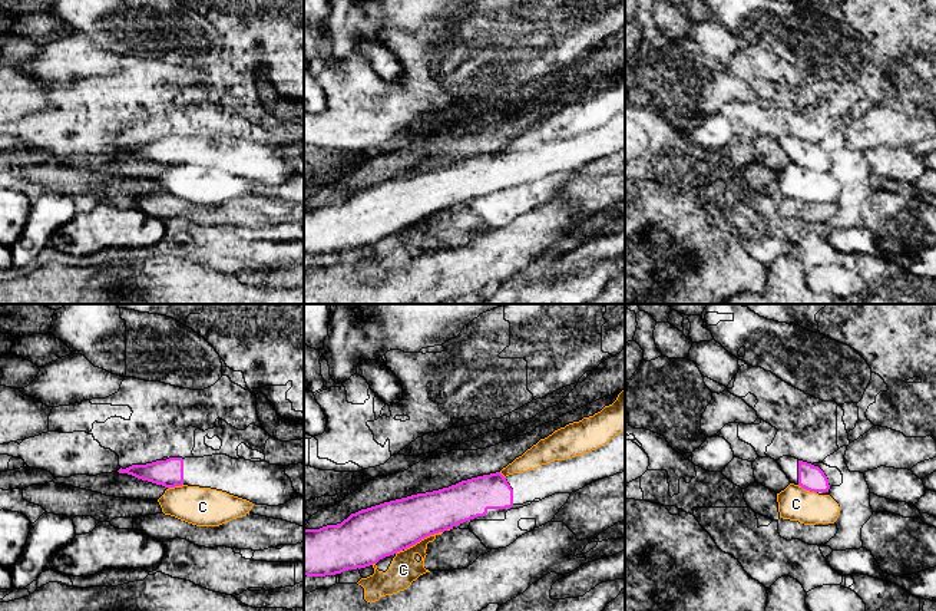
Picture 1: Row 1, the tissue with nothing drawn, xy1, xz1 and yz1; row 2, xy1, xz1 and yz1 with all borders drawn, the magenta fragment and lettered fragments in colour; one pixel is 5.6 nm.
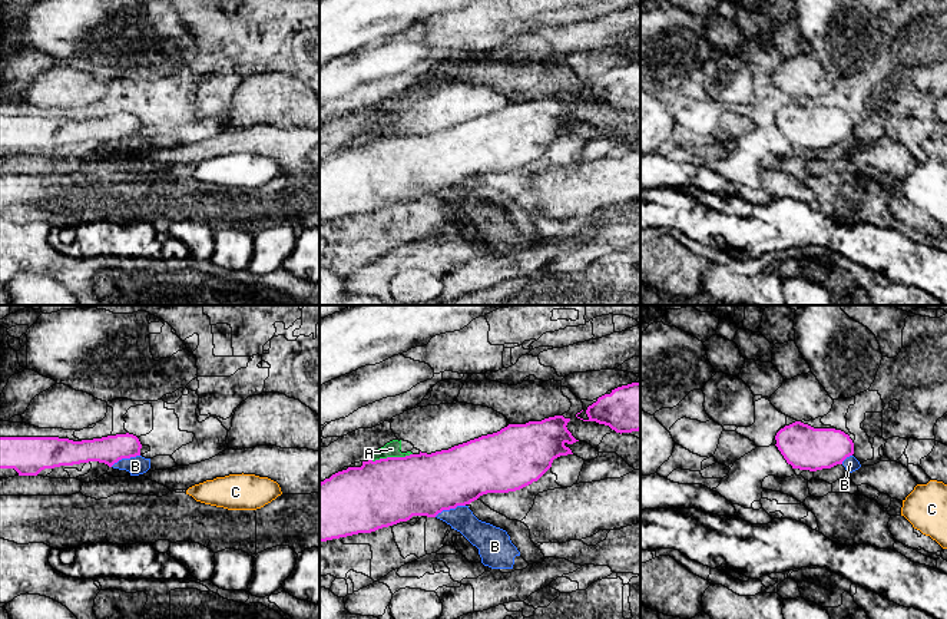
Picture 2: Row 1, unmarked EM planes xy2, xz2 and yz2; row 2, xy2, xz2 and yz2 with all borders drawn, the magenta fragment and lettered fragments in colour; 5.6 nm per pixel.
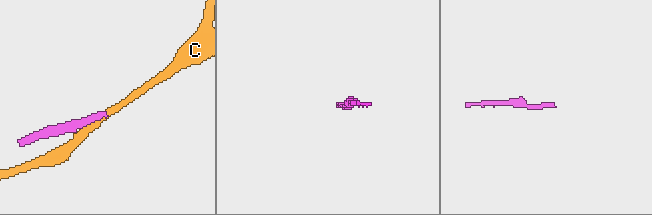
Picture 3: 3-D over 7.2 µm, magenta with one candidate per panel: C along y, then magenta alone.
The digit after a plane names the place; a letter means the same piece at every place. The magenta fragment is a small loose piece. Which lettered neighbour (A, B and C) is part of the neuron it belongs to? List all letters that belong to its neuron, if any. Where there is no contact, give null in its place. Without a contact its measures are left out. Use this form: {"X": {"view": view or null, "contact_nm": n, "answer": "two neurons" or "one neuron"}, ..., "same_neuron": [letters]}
{"A": {"view": "xz2", "contact_nm": 240, "answer": "two neurons"}, "B": {"view": "xz2", "contact_nm": 190, "answer": "two neurons"}, "C": {"view": "xz1", "contact_nm": 240, "answer": "two neurons"}, "same_neuron": []}

